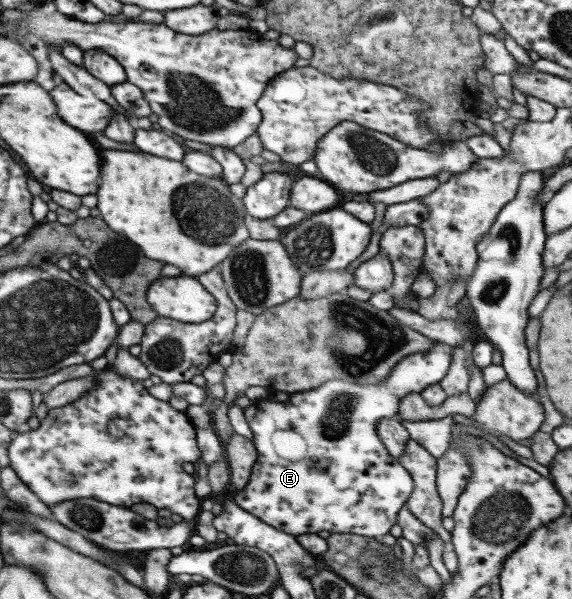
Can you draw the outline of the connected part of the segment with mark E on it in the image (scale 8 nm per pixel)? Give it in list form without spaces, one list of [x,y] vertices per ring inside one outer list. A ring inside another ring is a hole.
[[[433,342],[430,350],[426,353],[414,353],[404,356],[390,371],[388,377],[376,385],[356,385],[355,383],[346,383],[331,379],[316,388],[308,391],[300,391],[289,394],[288,400],[284,402],[274,402],[269,399],[258,399],[252,401],[249,406],[243,409],[243,416],[252,433],[252,443],[256,450],[256,461],[252,464],[248,482],[242,490],[238,490],[233,496],[233,502],[248,511],[250,515],[256,516],[260,521],[272,525],[274,529],[283,531],[288,535],[298,536],[306,533],[318,533],[318,531],[328,531],[332,533],[350,533],[370,538],[379,538],[386,535],[391,525],[394,525],[398,510],[405,505],[410,492],[412,491],[413,482],[410,474],[399,463],[397,458],[392,457],[382,442],[376,435],[375,425],[380,418],[396,418],[397,405],[400,398],[406,394],[419,394],[421,389],[427,385],[438,384],[445,376],[451,355],[446,351],[446,345]]]

